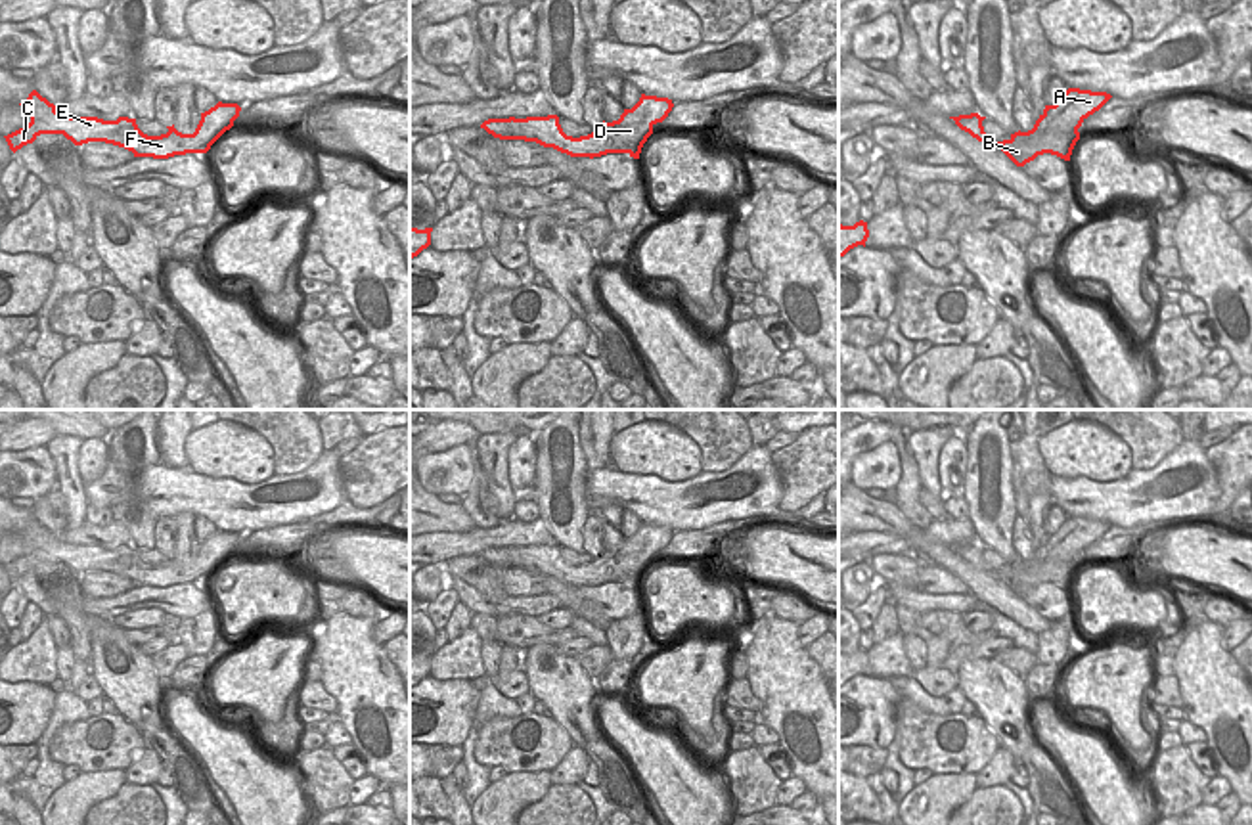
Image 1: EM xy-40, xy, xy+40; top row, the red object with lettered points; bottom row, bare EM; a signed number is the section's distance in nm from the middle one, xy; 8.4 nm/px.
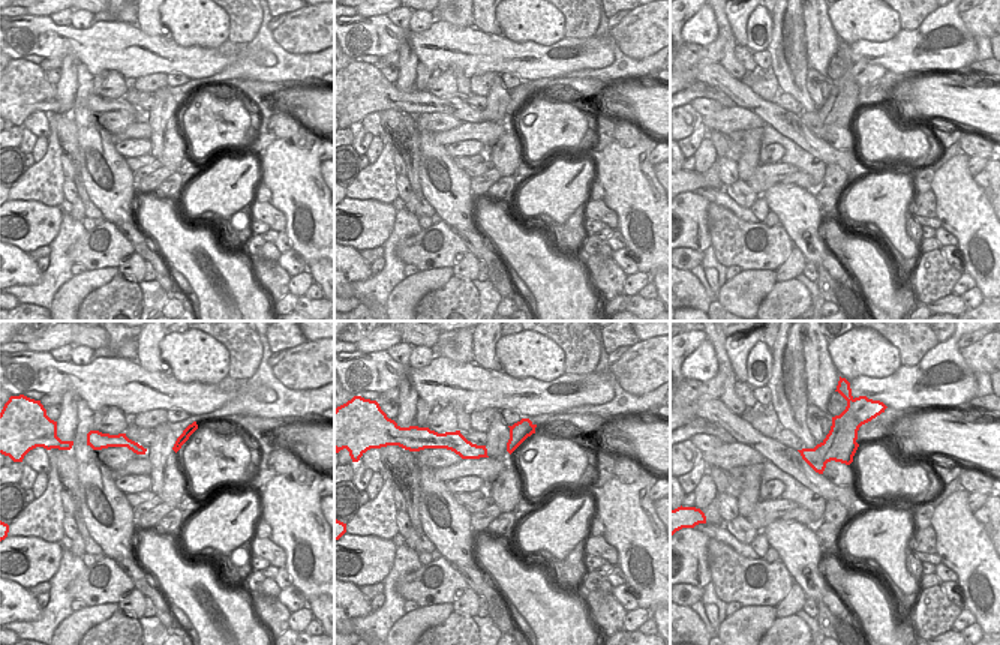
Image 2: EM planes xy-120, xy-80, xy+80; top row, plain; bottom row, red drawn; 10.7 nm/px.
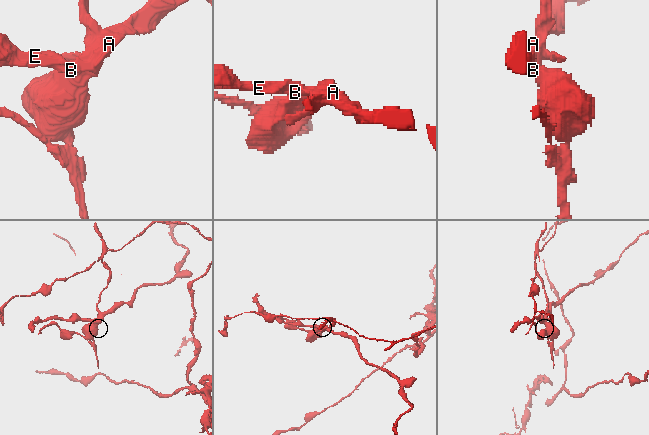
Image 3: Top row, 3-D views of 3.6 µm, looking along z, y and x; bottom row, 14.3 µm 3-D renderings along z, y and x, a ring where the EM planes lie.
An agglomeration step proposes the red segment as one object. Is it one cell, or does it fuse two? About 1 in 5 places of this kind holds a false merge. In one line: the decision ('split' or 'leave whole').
split

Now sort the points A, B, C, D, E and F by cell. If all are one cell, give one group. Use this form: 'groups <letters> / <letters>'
groups A C D E F / B

